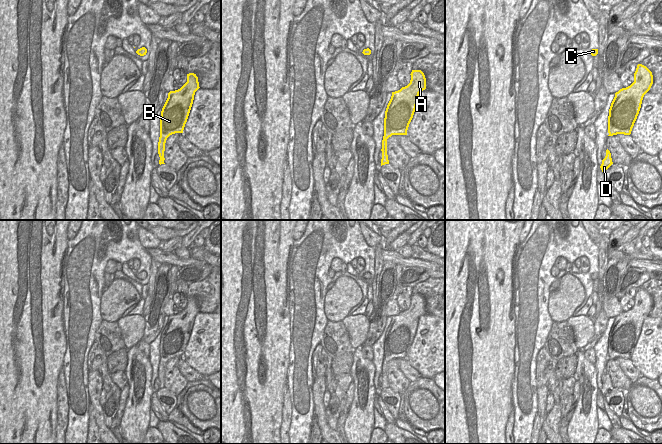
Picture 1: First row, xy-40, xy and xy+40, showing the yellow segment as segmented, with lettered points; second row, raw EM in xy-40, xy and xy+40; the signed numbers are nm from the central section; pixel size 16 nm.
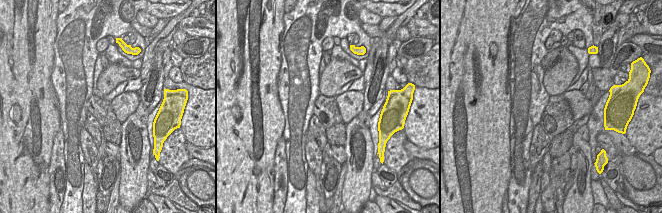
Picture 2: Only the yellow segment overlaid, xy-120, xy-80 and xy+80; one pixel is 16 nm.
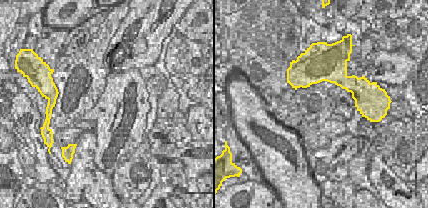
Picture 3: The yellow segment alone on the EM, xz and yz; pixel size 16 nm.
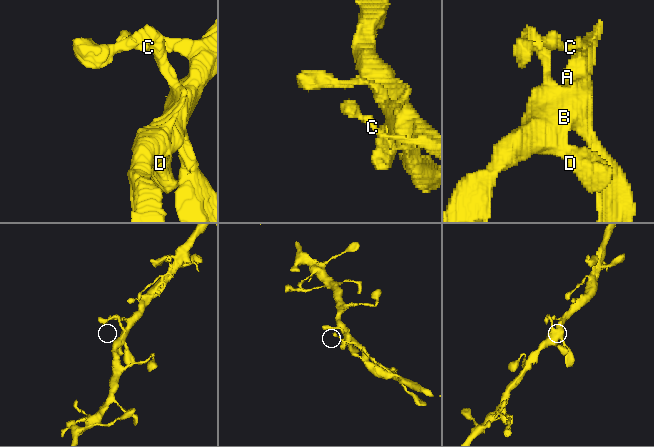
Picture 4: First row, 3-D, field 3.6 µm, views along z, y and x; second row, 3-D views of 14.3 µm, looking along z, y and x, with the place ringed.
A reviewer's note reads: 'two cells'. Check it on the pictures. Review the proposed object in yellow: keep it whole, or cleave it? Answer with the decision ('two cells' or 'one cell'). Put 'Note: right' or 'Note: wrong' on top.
Note: wrong
one cell

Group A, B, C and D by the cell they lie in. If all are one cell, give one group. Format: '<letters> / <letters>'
A B C D

